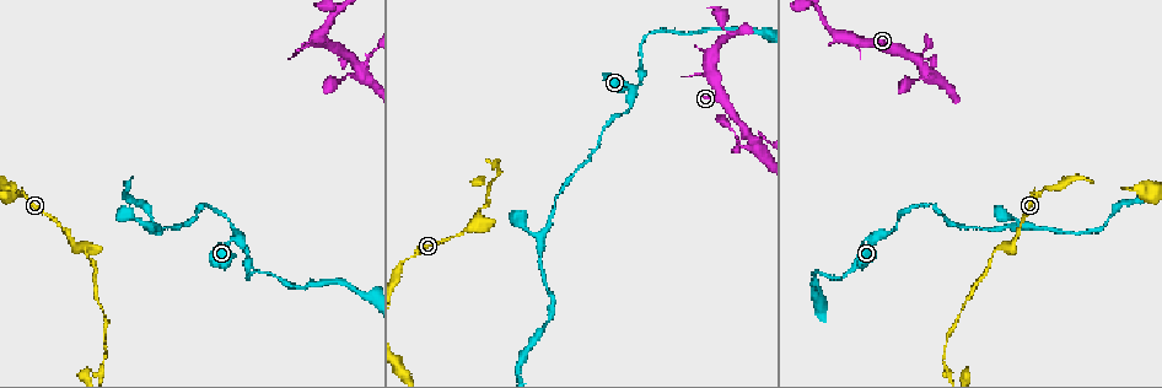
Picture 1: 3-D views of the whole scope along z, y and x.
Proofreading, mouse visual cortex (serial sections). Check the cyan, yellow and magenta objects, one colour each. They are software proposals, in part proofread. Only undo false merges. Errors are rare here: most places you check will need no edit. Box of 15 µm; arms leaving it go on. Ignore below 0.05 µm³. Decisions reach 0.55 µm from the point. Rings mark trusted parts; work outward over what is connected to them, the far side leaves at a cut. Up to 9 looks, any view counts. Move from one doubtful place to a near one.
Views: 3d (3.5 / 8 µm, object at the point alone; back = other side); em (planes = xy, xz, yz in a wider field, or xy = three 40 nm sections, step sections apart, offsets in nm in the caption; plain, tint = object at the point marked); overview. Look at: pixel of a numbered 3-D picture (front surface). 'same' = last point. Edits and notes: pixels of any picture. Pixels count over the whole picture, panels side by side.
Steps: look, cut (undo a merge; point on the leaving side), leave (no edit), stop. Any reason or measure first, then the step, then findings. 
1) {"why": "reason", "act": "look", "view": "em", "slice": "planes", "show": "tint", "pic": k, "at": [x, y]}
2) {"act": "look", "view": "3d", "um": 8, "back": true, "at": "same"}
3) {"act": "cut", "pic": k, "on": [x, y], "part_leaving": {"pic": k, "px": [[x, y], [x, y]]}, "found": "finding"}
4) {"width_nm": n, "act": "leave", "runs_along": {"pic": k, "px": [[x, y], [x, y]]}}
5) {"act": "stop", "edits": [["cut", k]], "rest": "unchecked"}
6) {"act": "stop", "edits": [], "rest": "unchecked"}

{"act": "look", "view": "3d", "um": 3.5, "pic": 1, "at": [754, 147]}

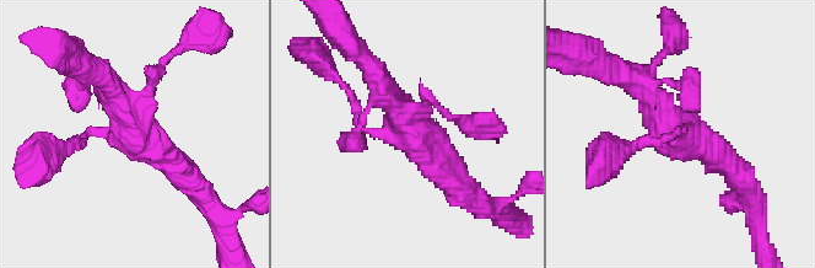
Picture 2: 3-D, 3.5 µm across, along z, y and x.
{"act": "look", "view": "em", "slice": "planes", "show": "tint", "pic": 2, "at": [399, 126]}

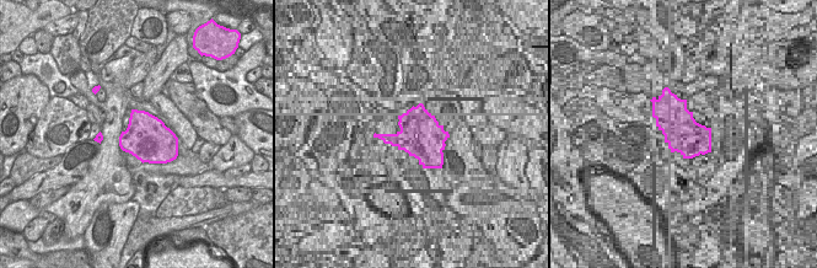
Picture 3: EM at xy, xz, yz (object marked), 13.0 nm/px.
{"arms": 4, "act": "leave", "runs_along": {"pic": 2, "px": [[624, 76], [674, 133], [728, 162]]}, "found": "all the same cell"}

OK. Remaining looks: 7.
{"why": "thick turns thin", "act": "look", "view": "3d", "um": 3.5, "pic": 1, "at": [632, 105]}

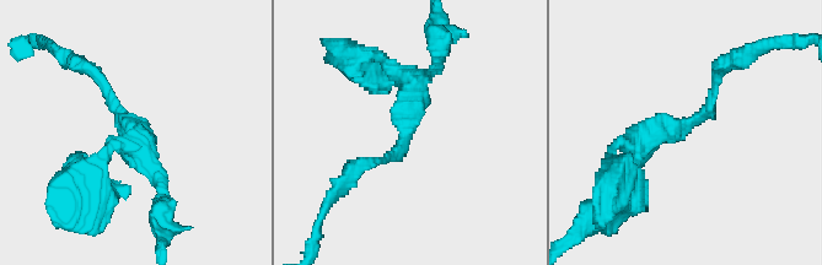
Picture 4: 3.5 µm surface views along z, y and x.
{"arm_widths_nm": [100, 350], "act": "look", "view": "em", "slice": "xy", "step": 5, "show": "tint", "pic": 4, "at": [695, 124]}

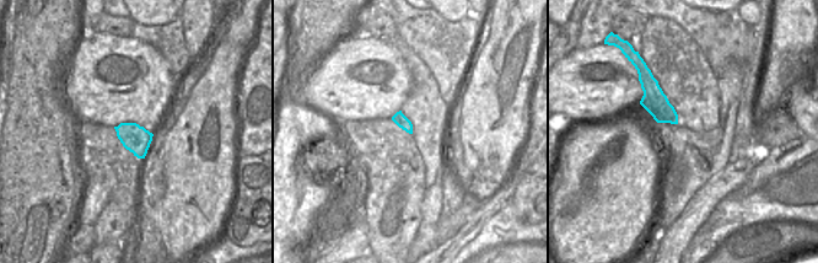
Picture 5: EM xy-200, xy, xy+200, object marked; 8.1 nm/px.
{"why": "cut it another way", "act": "look", "view": "em", "slice": "xy", "step": 1, "show": "tint", "at": "same"}

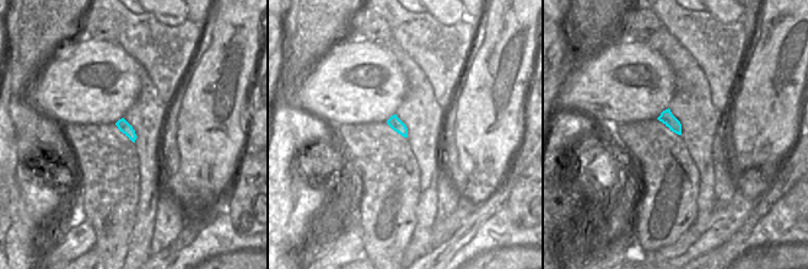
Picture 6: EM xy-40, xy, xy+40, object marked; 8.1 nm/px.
{"act": "leave", "runs_along": {"pic": 4, "px": [[627, 144], [703, 114], [719, 65]]}, "found": "one cell here"}

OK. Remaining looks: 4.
{"why": "three arms meet", "act": "look", "view": "3d", "um": 3.5, "pic": 1, "at": [541, 239]}

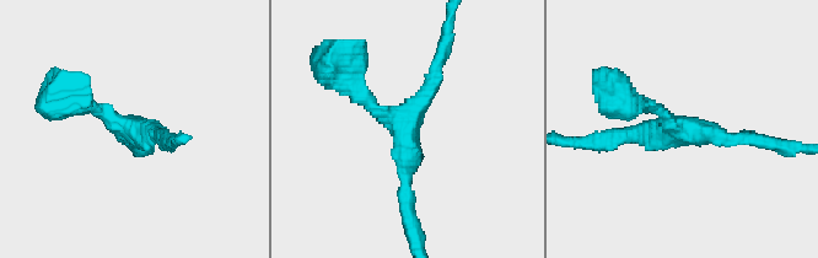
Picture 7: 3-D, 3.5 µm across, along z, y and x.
{"arms": 3, "arm_widths_nm": [150, 200, 200], "act": "look", "view": "em", "slice": "xy", "step": 1, "show": "plain", "pic": 7, "at": [127, 130]}

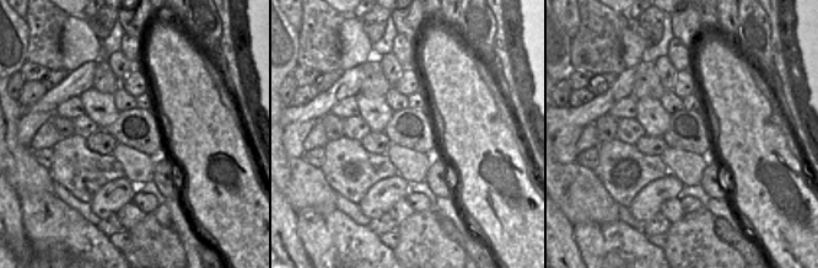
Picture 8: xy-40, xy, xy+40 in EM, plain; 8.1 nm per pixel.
{"why": "where the object lies", "act": "look", "view": "em", "slice": "xy", "step": 1, "show": "tint", "at": "same"}

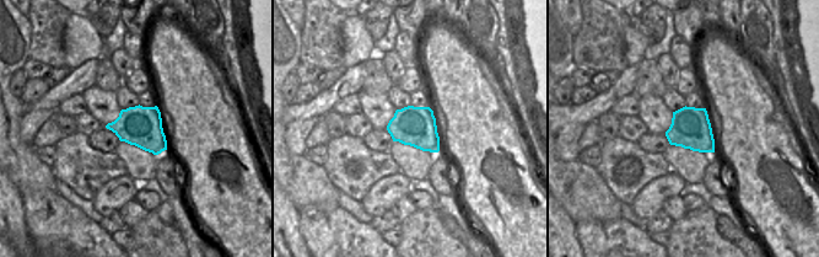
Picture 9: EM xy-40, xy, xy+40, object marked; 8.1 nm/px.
{"width_nm": 320, "act": "leave", "runs_along": {"pic": 7, "px": [[441, 57], [403, 125], [407, 208]]}, "found": "all the same cell"}

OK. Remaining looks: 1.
{"act": "stop", "edits": [], "rest": "unchecked"}

